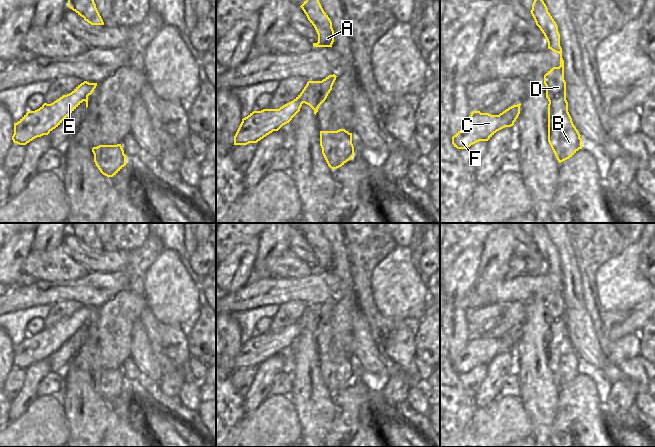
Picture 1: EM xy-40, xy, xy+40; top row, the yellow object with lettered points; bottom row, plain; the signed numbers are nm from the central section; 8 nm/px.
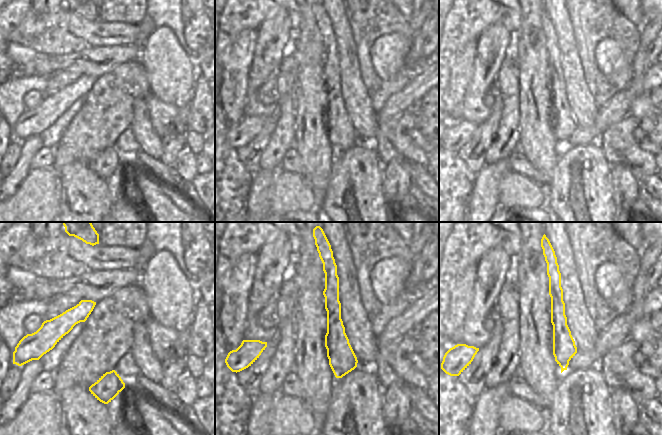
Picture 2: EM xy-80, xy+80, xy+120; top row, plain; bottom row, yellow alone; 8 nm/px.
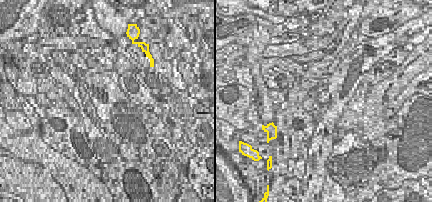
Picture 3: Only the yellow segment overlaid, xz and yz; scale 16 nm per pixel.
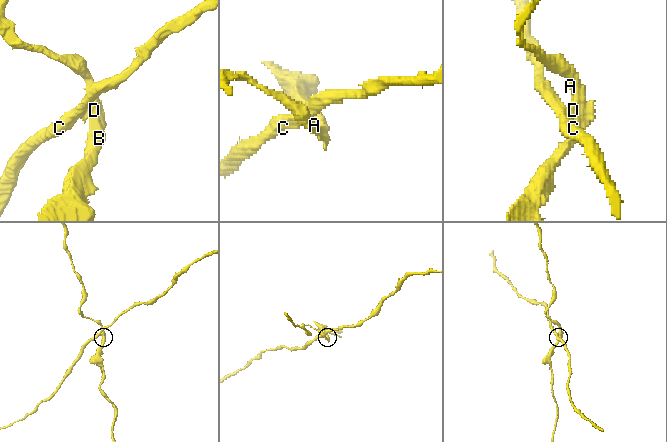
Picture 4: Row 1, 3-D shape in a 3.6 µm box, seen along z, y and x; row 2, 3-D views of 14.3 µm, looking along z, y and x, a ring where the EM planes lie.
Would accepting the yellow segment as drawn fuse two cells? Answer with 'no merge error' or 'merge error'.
merge error

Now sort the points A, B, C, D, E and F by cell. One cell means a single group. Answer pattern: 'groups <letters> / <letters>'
groups A B D / C E F

